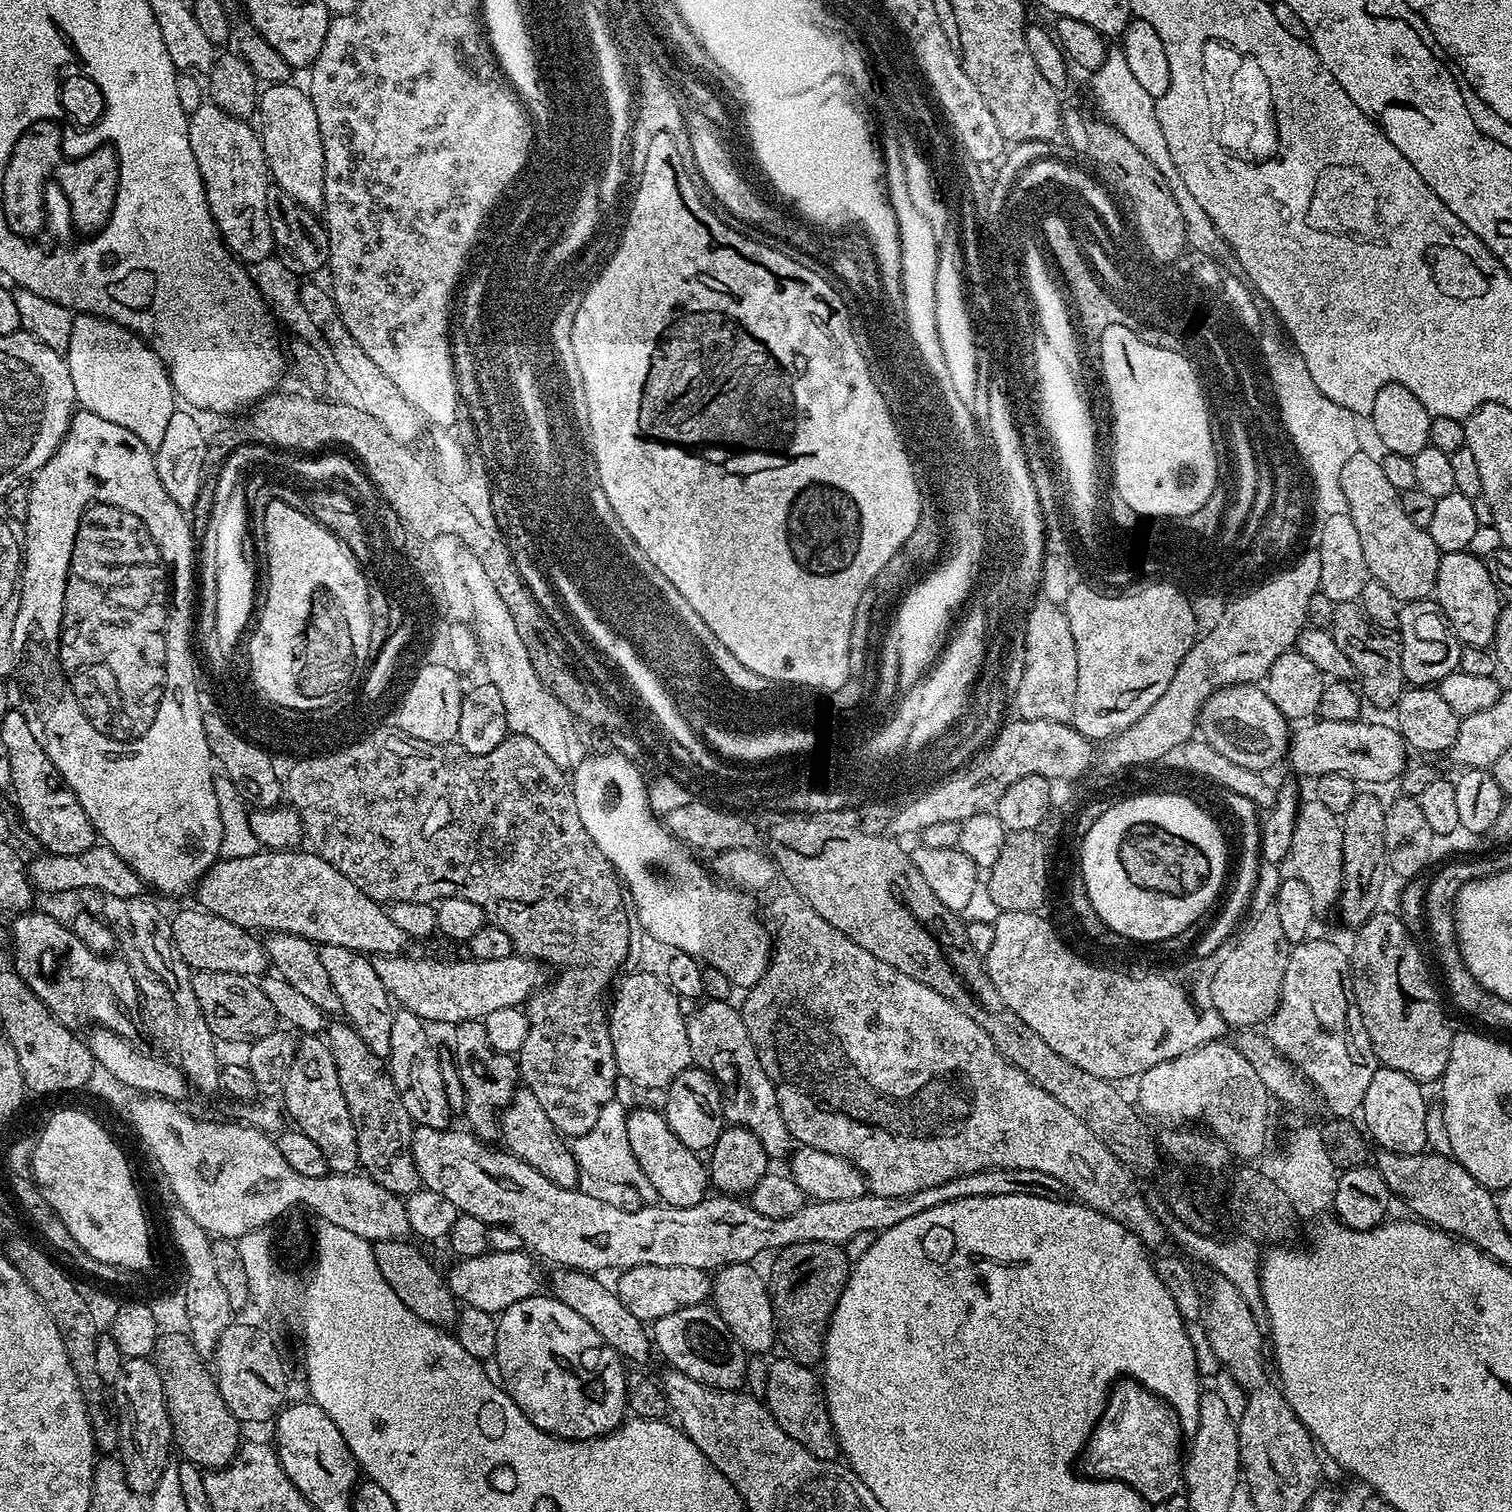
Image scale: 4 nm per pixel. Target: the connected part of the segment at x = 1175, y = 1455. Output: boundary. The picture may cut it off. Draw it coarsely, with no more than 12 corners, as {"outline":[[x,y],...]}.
{"outline":[[1121,1378],[1078,1468],[1145,1504],[1182,1488],[1182,1429],[1167,1402]]}

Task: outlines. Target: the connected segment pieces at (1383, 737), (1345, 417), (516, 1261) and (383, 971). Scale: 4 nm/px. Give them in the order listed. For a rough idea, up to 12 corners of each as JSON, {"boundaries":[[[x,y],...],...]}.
{"boundaries":[[[1301,723],[1298,775],[1399,781],[1410,749],[1391,723]],[[1283,335],[1259,355],[1279,375],[1284,418],[1324,516],[1347,512],[1342,466],[1361,447],[1358,417],[1314,386]],[[527,1251],[483,1252],[446,1272],[467,1307],[499,1314],[537,1295]],[[372,956],[421,1020],[455,1026],[521,1007],[541,961]]]}

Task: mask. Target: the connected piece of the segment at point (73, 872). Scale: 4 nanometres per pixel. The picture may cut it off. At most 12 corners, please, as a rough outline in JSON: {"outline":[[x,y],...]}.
{"outline":[[109,844],[27,861],[37,893],[84,888],[120,902],[144,879]]}

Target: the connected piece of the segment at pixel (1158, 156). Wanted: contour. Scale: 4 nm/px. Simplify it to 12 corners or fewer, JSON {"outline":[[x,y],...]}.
{"outline":[[1109,47],[1091,73],[1099,113],[1158,166],[1182,218],[1188,248],[1212,262],[1231,248],[1186,190],[1146,94]]}

